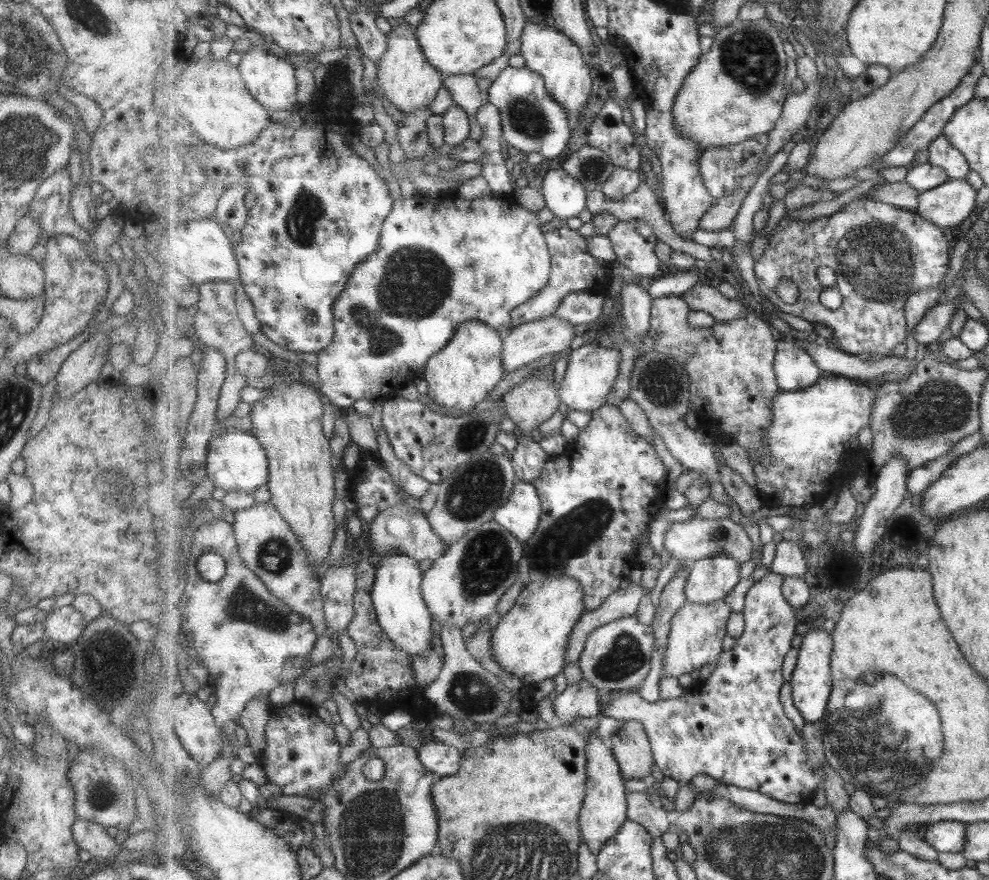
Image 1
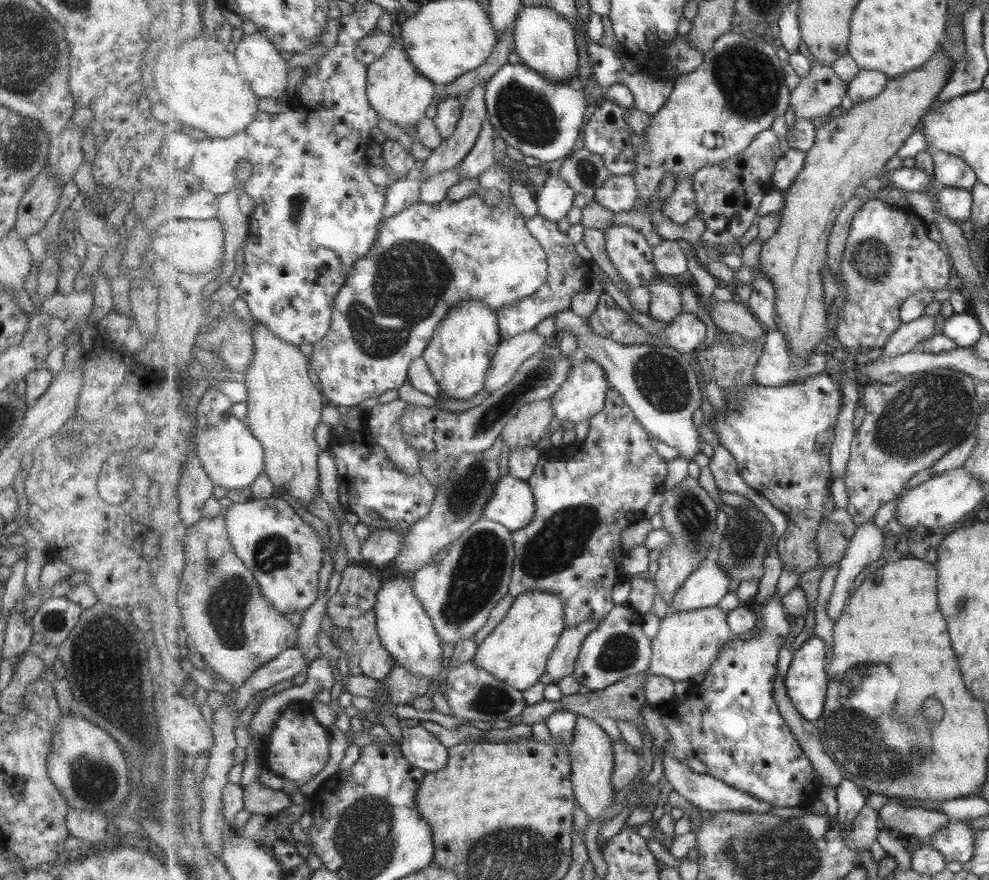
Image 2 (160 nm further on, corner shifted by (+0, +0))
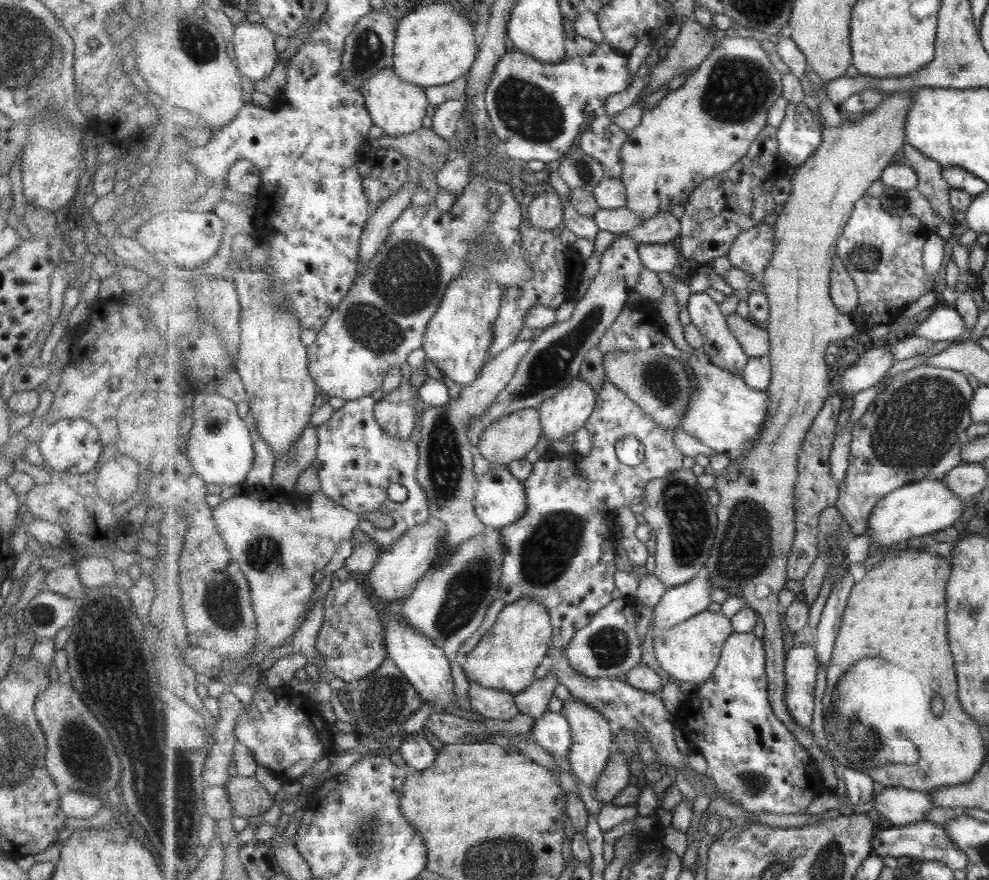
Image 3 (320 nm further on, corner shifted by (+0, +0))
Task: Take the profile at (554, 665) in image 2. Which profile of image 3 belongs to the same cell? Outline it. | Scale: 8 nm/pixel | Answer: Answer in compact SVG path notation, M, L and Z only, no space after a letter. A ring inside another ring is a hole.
M550 671L544 677L533 681L528 689L515 695L520 714L532 716L534 720L545 716L550 711L549 702L555 696L557 686L559 679Z

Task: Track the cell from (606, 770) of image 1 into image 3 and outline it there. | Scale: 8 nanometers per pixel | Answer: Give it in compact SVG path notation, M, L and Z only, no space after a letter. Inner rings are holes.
M573 696L563 702L561 713L570 722L572 728L572 745L568 757L571 772L593 792L614 749L615 733L612 731L612 722L601 714L601 711L594 709L594 706Z

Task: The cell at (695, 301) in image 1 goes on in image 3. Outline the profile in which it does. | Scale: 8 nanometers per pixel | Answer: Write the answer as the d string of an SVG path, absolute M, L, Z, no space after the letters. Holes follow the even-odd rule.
M735 312L728 316L728 327L743 345L750 357L761 357L770 354L770 334L766 328L759 327Z

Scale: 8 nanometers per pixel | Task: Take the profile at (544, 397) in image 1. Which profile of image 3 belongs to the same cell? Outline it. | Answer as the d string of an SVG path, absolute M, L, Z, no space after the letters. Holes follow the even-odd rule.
M526 408L487 424L485 433L480 435L477 446L482 456L490 463L507 466L510 462L523 460L539 444L542 434L540 409Z

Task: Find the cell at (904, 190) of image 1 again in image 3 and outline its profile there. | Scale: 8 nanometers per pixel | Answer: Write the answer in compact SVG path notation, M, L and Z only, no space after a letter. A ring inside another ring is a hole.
M838 259L834 261L832 270L832 289L830 290L833 302L837 308L845 314L852 315L859 307L860 298L858 286L843 263Z

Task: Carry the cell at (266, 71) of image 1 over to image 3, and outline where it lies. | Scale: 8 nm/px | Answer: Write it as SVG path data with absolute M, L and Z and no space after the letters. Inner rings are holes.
M240 22L234 36L234 53L239 71L255 80L267 78L277 66L276 35L262 24Z

